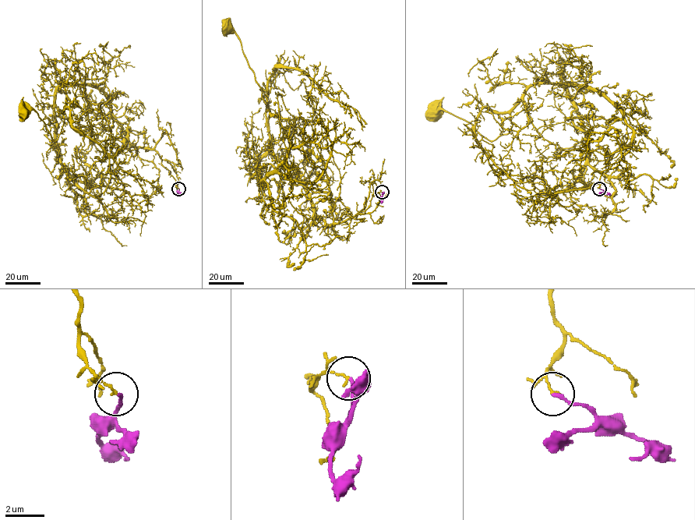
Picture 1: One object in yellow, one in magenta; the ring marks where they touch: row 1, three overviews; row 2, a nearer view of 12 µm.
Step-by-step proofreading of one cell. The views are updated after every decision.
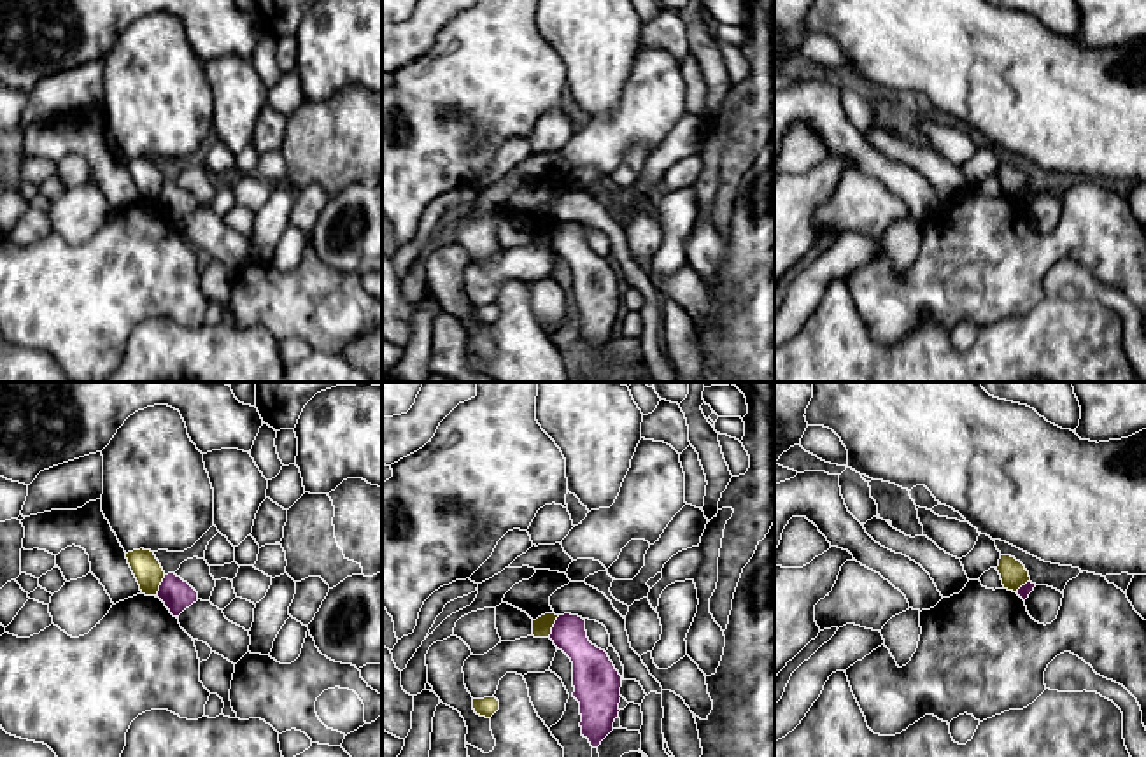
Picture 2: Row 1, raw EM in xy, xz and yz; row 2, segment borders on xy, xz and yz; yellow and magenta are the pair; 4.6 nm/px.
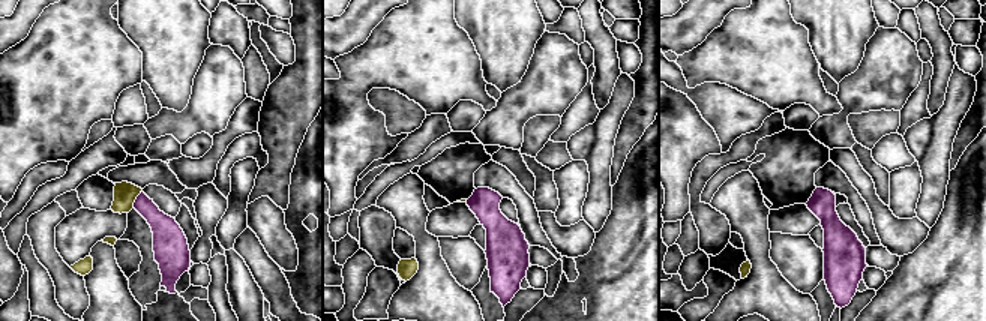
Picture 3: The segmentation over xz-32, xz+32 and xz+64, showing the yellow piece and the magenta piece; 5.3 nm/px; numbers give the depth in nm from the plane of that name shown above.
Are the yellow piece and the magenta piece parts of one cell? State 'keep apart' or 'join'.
keep apart

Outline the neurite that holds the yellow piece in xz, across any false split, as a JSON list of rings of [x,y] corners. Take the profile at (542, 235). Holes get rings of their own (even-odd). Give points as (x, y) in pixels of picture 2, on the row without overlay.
[[[545,221],[541,224],[538,224],[536,228],[533,228],[533,244],[534,245],[550,245],[552,242],[552,235],[555,231],[559,223],[552,221]]]

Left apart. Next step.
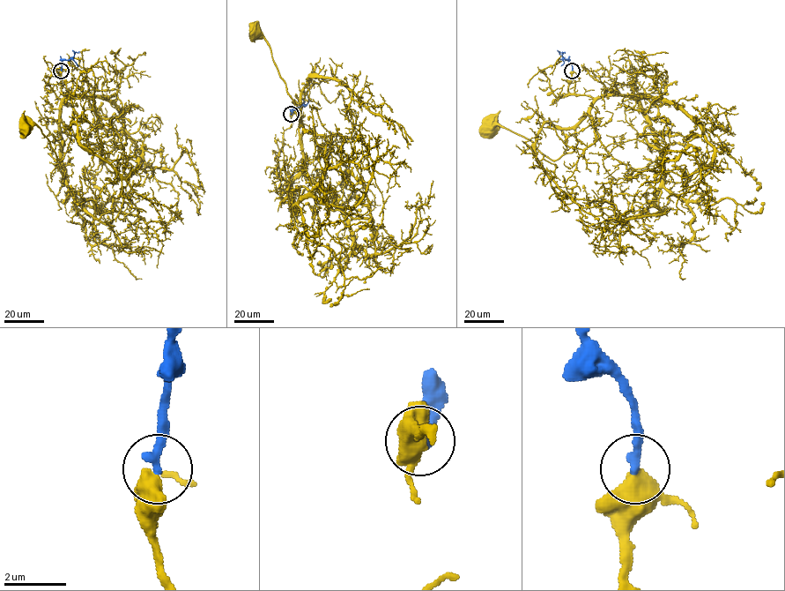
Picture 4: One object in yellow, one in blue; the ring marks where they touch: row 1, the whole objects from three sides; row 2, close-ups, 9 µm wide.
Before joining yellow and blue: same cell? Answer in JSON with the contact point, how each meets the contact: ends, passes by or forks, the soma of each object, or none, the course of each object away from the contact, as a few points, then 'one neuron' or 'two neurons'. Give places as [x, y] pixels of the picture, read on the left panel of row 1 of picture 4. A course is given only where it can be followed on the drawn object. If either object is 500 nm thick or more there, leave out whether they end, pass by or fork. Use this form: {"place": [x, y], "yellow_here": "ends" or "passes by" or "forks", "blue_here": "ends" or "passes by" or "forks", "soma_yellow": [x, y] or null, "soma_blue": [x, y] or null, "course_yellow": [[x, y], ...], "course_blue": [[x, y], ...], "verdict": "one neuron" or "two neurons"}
{"place": [61, 71], "soma_yellow": [24, 125], "soma_blue": null, "course_yellow": [[61, 70], [70, 93], [73, 117], [64, 157], [56, 158], [38, 127], [23, 125]], "course_blue": [[61, 70], [62, 61], [70, 60], [79, 51]], "verdict": "one neuron"}

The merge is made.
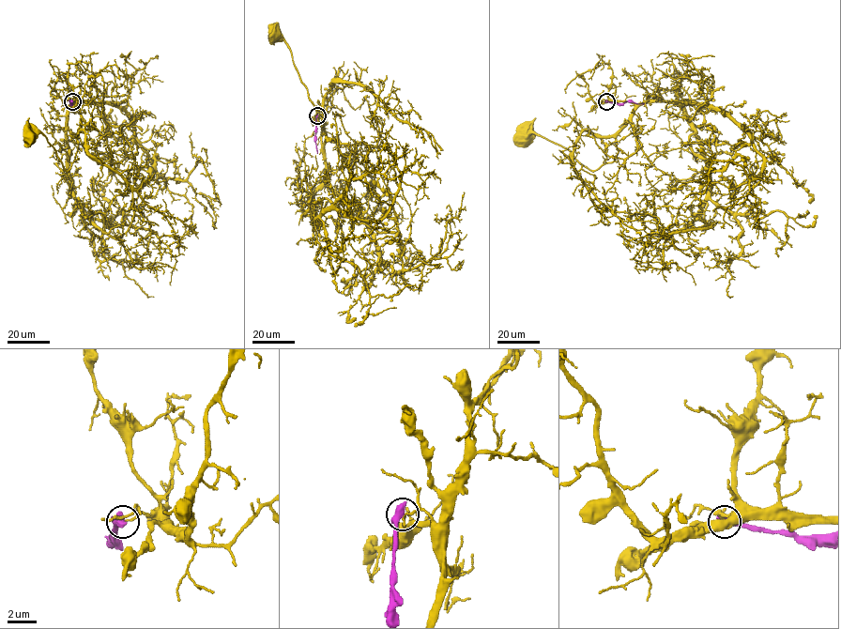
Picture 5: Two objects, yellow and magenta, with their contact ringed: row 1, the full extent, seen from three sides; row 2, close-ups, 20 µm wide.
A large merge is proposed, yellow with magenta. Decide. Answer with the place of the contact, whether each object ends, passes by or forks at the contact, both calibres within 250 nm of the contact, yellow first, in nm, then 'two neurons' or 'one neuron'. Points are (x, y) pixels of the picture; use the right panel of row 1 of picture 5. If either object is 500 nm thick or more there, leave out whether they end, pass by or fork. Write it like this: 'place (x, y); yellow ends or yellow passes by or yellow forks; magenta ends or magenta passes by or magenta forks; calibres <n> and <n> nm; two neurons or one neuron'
place (606, 101); calibres 170 and 700 nm; two neurons

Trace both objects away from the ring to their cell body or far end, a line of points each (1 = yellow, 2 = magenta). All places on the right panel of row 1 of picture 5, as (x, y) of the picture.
1: (606, 101), (630, 101), (634, 107), (616, 136), (617, 157), (595, 170), (566, 149), (532, 132), (521, 133)
2: (606, 101), (644, 103)

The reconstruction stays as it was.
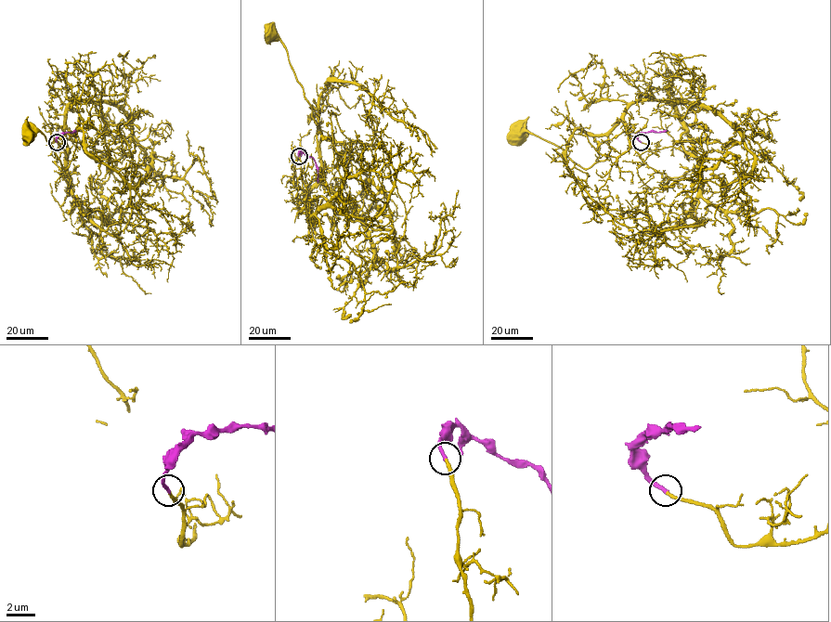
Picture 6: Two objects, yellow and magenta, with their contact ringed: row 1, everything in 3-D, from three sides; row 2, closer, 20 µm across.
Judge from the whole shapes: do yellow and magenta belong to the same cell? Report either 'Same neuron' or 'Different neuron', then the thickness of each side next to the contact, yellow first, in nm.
Same neuron. Thickness 240 nm (yellow) against 280 nm

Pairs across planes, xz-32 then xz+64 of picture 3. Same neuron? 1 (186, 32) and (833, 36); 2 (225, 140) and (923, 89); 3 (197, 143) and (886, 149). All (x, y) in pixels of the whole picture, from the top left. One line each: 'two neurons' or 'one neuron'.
1: one neuron
2: one neuron
3: two neurons

